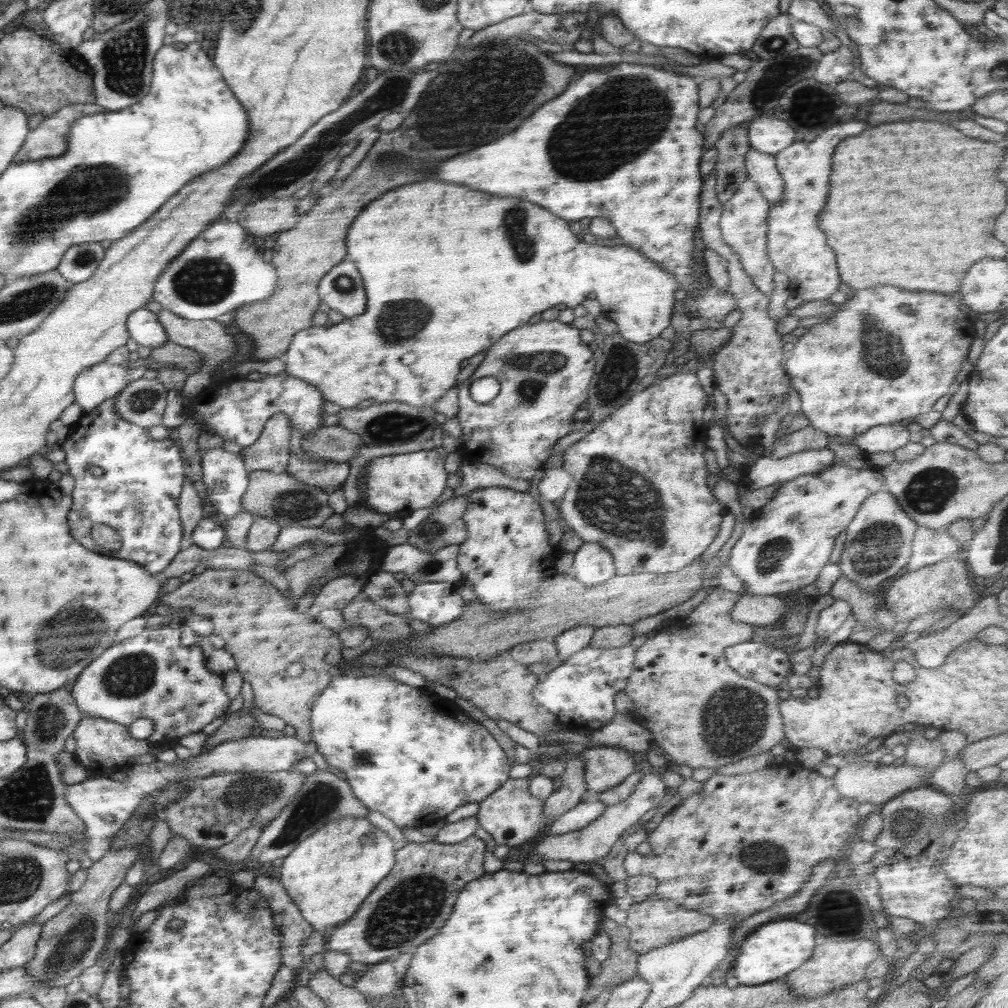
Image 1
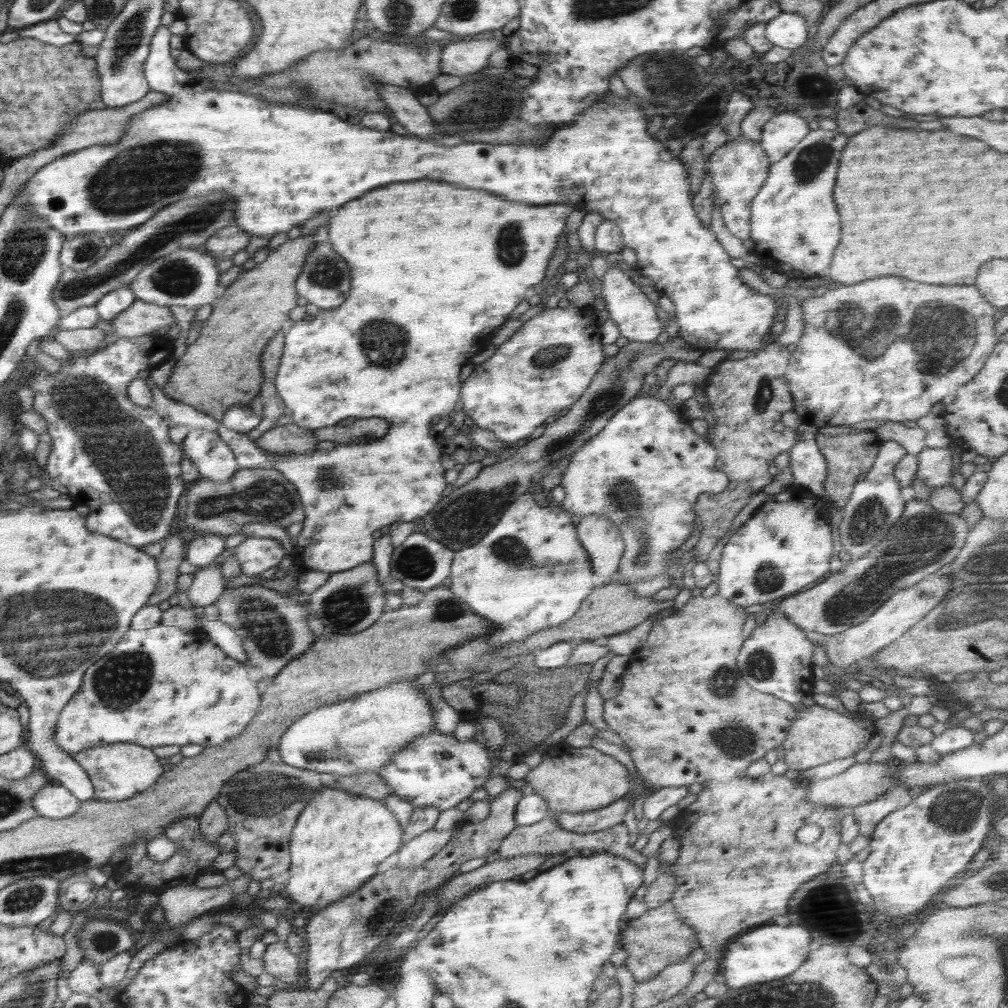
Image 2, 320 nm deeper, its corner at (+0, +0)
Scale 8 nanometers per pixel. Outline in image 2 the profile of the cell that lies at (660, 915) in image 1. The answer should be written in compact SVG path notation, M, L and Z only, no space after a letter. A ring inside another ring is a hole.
M670 901L658 908L648 909L638 918L629 919L621 933L623 948L628 954L625 965L637 983L654 978L671 964L686 961L688 955L700 946L695 930L681 920Z

